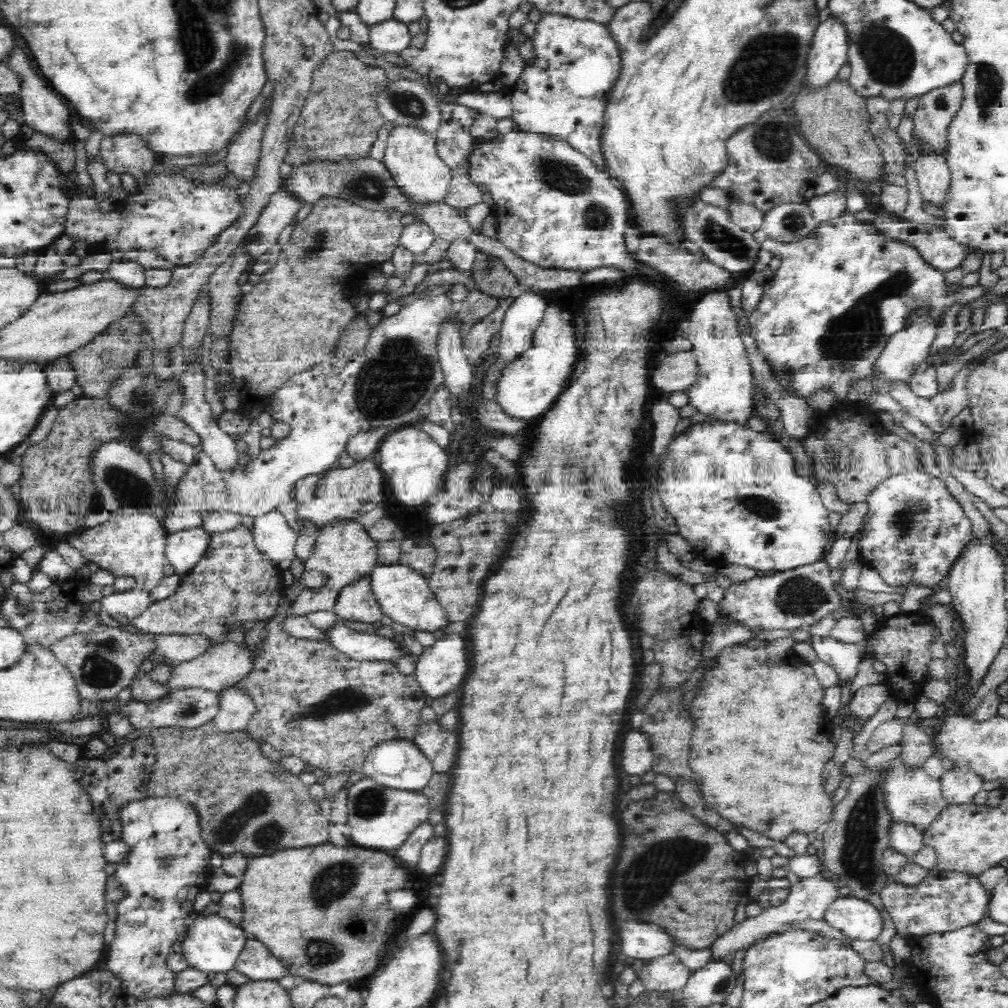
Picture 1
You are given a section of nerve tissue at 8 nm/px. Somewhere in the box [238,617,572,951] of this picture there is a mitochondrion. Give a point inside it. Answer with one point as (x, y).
(332, 883)

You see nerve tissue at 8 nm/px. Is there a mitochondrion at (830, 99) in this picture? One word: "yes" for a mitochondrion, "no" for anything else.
no

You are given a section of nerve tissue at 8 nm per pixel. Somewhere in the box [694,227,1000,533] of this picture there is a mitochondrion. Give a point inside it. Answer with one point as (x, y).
(850, 337)

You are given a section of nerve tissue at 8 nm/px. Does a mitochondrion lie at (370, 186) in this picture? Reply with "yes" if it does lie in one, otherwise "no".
yes

